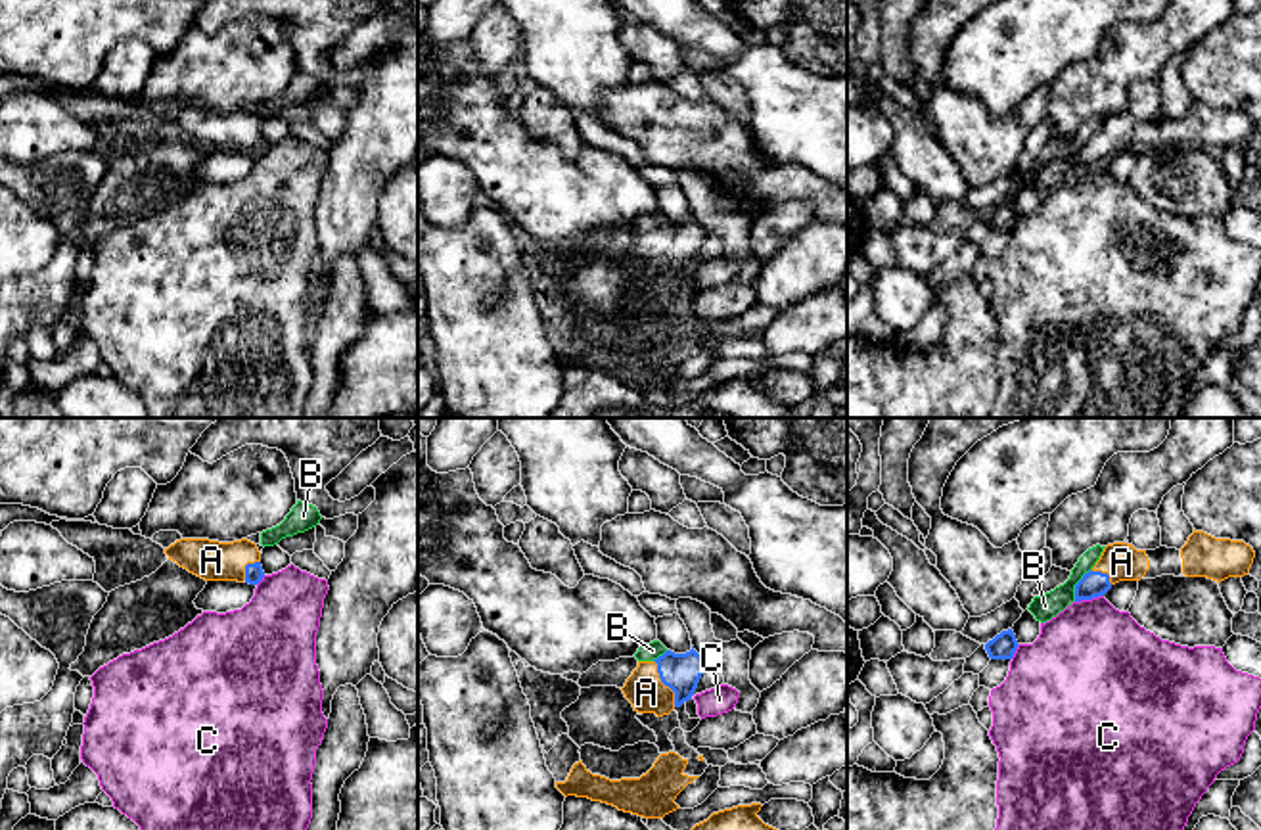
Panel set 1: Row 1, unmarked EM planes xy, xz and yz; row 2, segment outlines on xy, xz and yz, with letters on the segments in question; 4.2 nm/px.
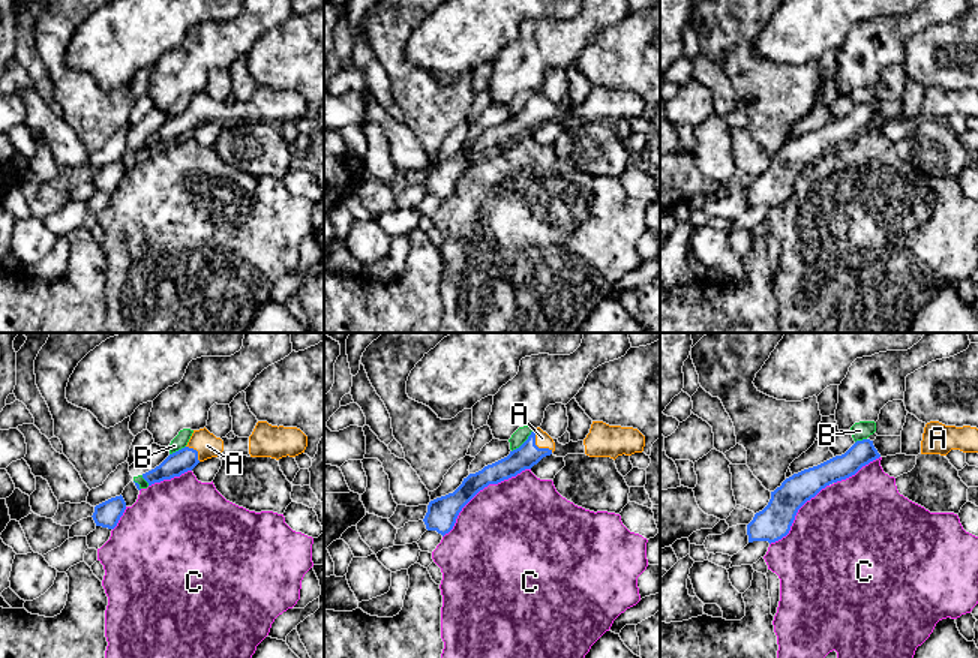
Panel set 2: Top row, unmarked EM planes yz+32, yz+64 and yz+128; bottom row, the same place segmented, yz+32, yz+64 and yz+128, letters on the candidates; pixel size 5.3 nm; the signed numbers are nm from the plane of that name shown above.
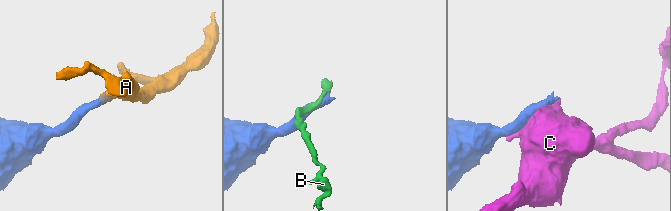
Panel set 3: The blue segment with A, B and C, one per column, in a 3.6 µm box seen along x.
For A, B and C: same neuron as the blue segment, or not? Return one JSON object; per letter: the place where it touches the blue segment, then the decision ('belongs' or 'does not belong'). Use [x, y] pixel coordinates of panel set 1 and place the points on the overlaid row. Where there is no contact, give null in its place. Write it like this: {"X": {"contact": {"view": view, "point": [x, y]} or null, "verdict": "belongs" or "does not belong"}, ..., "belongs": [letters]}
{"A": {"contact": {"view": "xz", "point": [664, 683]}, "verdict": "belongs"}, "B": {"contact": {"view": "yz", "point": [1076, 585]}, "verdict": "does not belong"}, "C": {"contact": {"view": "yz", "point": [1089, 599]}, "verdict": "does not belong"}, "belongs": ["A"]}

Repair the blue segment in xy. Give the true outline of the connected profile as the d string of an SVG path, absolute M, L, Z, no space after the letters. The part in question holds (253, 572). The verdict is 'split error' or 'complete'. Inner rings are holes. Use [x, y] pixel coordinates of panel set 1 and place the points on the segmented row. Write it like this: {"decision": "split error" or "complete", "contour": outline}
{"decision": "split error", "contour": "M180 539L165 548L169 560L205 581L238 581L259 585L264 577L255 542L241 539L218 542L209 539Z"}

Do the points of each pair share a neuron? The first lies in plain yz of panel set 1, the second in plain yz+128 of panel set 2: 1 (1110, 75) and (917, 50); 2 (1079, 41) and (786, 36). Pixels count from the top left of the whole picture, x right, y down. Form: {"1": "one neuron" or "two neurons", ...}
{"1": "two neurons", "2": "one neuron"}

